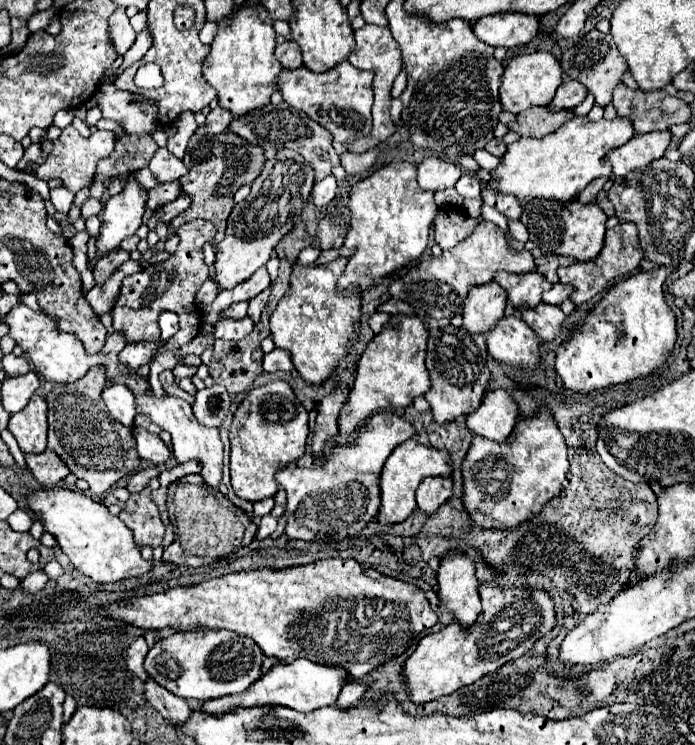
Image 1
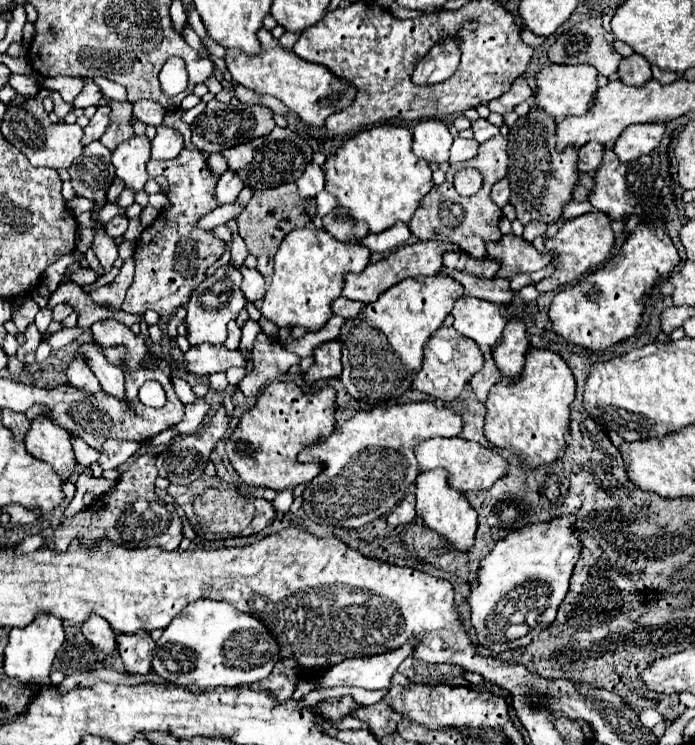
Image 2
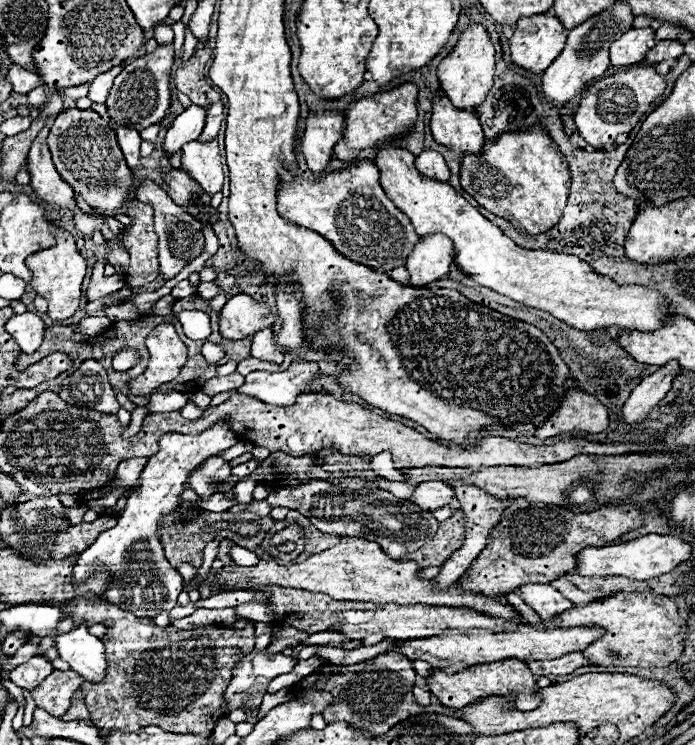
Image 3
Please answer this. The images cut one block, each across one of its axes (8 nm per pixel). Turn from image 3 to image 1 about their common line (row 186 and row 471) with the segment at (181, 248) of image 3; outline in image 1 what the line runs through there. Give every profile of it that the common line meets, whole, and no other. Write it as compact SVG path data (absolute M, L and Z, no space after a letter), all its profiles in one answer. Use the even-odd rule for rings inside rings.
M154 466L150 468L144 468L144 470L138 470L134 476L130 476L128 480L128 492L140 492L148 486L150 478L158 478L160 476L160 470Z

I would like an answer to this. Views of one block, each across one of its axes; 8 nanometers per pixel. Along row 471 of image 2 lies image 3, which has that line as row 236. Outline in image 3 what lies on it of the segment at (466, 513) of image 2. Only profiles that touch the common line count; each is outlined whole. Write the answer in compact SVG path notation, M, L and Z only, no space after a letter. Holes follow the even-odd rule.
M428 236L420 238L412 256L408 256L406 270L410 274L412 286L424 286L434 280L440 280L450 272L450 264L454 260L452 240L448 236Z

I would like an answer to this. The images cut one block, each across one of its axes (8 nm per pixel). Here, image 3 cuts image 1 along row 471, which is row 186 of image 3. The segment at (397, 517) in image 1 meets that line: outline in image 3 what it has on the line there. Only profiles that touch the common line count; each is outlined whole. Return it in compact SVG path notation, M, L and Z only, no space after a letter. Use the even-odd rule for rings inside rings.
M384 144L376 156L380 184L386 196L412 220L418 236L448 236L454 242L454 262L464 274L470 274L476 284L492 288L498 294L526 306L546 310L568 326L586 332L598 328L654 332L656 328L662 328L668 318L676 316L666 296L654 288L644 288L638 284L618 286L610 278L596 274L584 260L576 256L516 246L496 224L486 220L450 184L422 176L414 168L414 154Z

